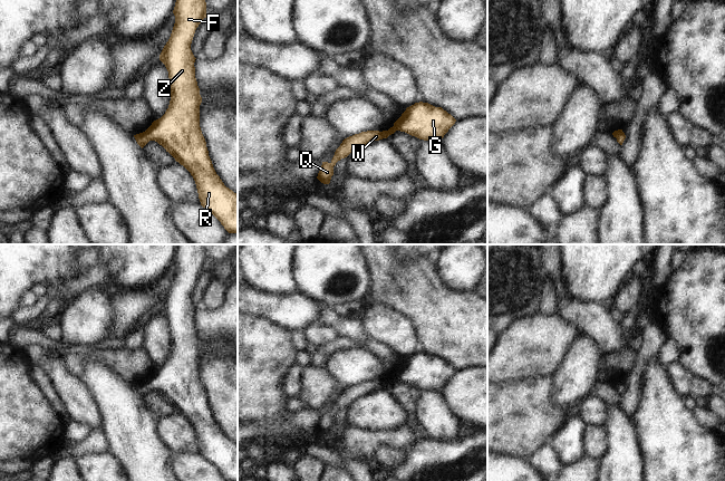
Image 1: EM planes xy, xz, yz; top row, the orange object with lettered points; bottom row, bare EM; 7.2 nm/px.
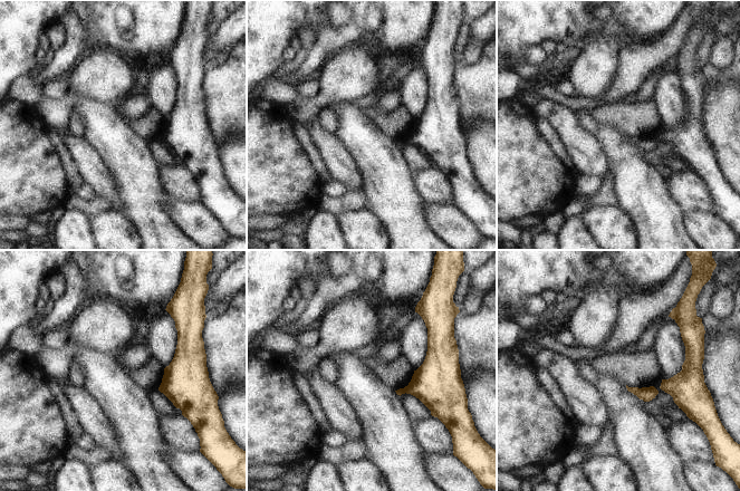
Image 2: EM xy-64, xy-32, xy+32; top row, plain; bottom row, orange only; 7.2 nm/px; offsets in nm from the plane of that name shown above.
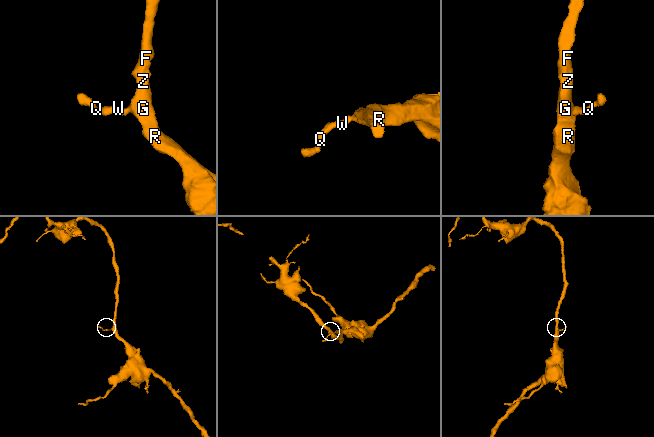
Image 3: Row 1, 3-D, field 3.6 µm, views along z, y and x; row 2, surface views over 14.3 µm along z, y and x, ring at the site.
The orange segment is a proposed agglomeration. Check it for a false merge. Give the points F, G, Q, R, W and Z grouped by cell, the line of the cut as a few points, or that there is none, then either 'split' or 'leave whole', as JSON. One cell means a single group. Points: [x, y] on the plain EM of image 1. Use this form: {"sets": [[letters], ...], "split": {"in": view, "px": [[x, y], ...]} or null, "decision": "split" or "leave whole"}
{"sets": [["F", "G", "Q", "R", "W", "Z"]], "split": null, "decision": "leave whole"}

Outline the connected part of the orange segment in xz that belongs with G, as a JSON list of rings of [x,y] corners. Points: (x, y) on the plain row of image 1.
[[[423,352],[415,353],[406,358],[388,381],[367,381],[345,388],[336,400],[331,412],[322,412],[317,429],[323,434],[329,434],[334,425],[334,416],[338,411],[347,407],[358,397],[387,388],[396,381],[405,382],[419,389],[441,393],[455,372],[456,369],[442,357],[435,357]]]

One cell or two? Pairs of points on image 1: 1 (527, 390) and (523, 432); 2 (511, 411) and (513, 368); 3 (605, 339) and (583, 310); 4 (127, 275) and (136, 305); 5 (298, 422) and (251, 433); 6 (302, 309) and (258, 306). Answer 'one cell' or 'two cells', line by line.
1: one cell
2: two cells
3: one cell
4: two cells
5: one cell
6: one cell

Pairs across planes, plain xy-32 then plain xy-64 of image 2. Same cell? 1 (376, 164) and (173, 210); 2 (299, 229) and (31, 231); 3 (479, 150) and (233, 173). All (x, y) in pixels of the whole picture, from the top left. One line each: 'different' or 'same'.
1: different
2: same
3: same

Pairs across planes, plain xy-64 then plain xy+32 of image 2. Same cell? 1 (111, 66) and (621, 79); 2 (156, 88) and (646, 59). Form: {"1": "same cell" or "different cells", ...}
{"1": "different cells", "2": "different cells"}

